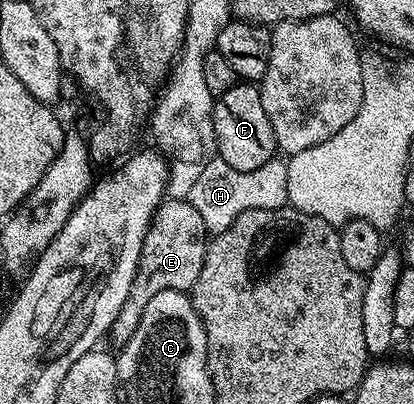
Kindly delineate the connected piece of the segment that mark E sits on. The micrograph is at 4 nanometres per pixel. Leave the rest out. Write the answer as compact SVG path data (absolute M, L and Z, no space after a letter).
M164 199L152 216L151 227L143 239L139 268L135 271L129 296L125 298L125 304L111 326L109 340L115 346L127 344L129 338L133 338L133 330L137 330L137 322L141 322L145 306L149 306L150 300L157 298L157 294L165 290L187 292L192 288L197 282L197 274L201 274L208 243L207 227L201 222L201 214L193 210L190 199Z

